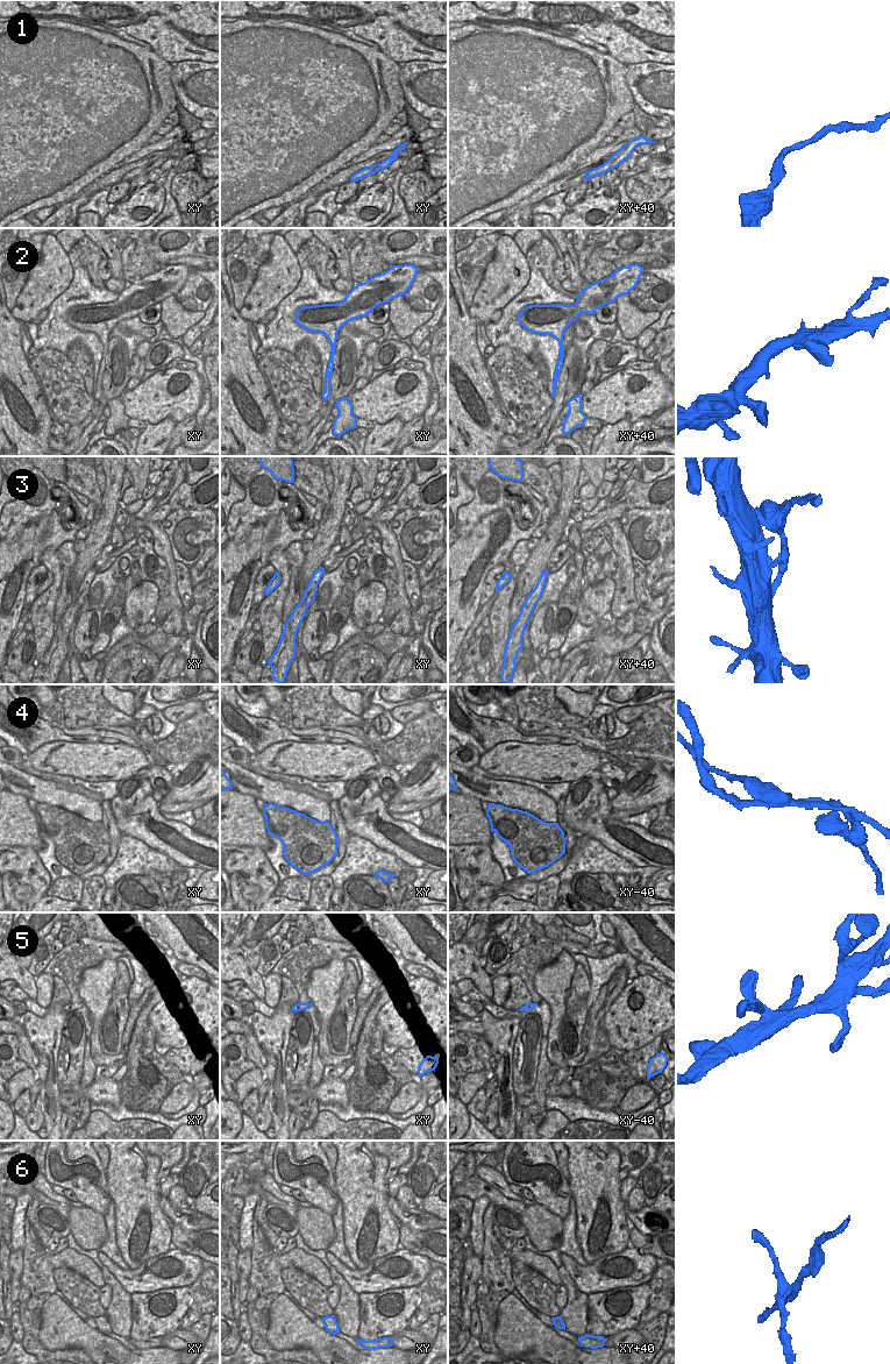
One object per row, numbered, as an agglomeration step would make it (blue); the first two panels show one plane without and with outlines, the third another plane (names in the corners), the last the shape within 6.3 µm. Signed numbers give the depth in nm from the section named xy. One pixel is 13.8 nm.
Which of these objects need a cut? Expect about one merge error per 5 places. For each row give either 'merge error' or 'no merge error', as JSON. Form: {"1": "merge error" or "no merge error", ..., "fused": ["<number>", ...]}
{"1": "no merge error", "2": "no merge error", "3": "merge error", "4": "merge error", "5": "no merge error", "6": "merge error", "fused": ["3", "4", "6"]}

